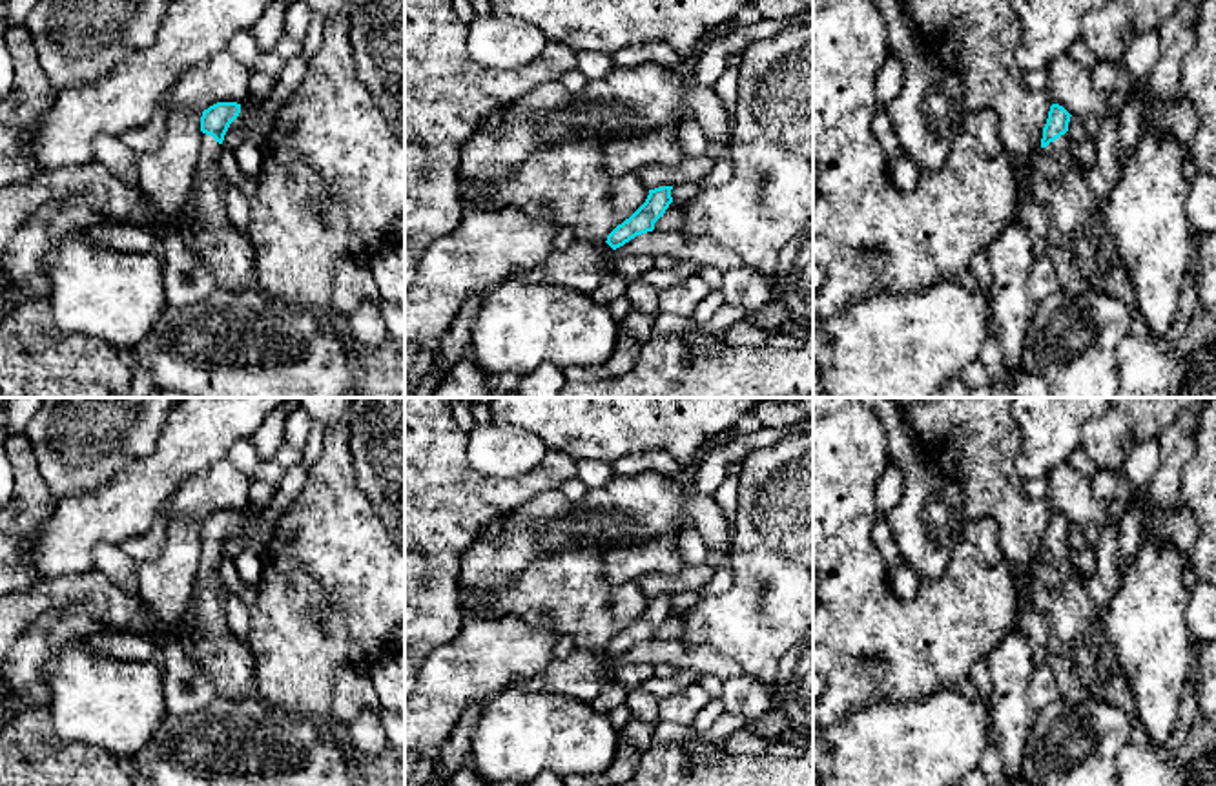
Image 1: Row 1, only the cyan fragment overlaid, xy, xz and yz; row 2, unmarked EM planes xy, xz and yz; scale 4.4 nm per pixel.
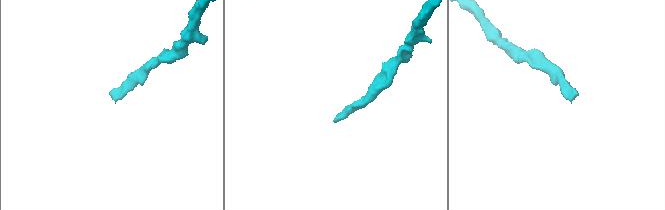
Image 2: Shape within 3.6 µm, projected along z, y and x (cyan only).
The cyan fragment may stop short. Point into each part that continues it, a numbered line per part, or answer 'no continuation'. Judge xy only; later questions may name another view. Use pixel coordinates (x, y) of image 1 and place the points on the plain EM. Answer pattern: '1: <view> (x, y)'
1: xy (228, 664)

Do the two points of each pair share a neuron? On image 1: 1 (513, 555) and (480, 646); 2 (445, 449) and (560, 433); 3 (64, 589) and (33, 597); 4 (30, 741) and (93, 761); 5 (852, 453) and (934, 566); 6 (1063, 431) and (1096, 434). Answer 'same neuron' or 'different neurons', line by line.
1: different neurons
2: different neurons
3: same neuron
4: same neuron
5: different neurons
6: different neurons

